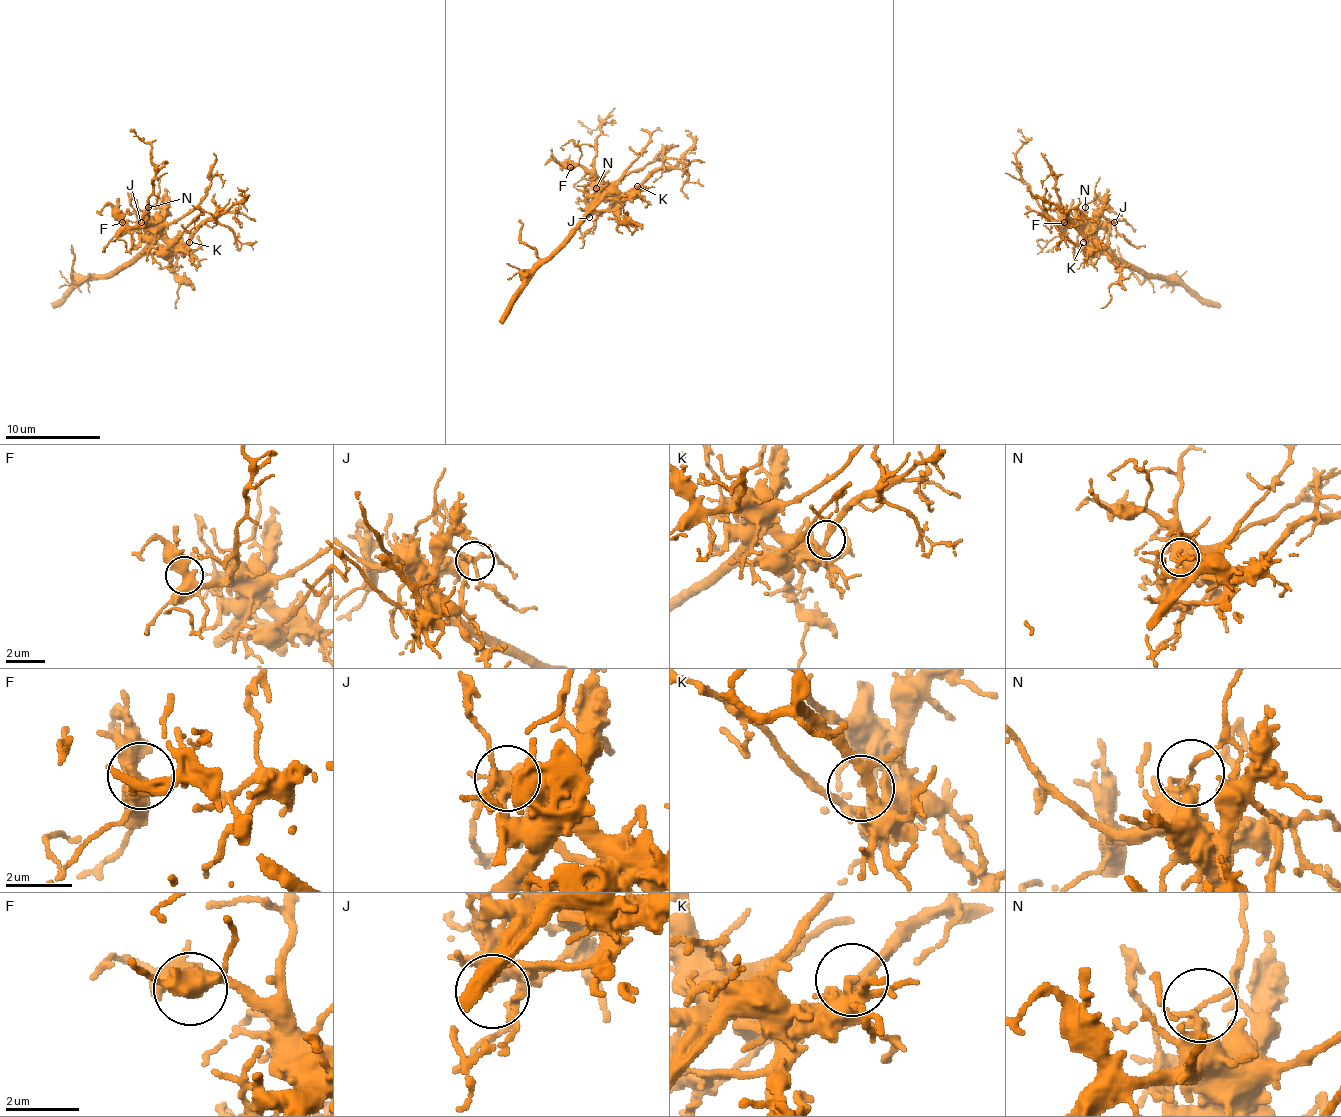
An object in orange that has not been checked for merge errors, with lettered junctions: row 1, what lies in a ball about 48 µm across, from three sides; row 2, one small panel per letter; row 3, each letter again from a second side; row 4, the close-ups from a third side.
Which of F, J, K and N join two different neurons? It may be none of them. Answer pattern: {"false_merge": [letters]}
{"false_merge": ["N"]}

